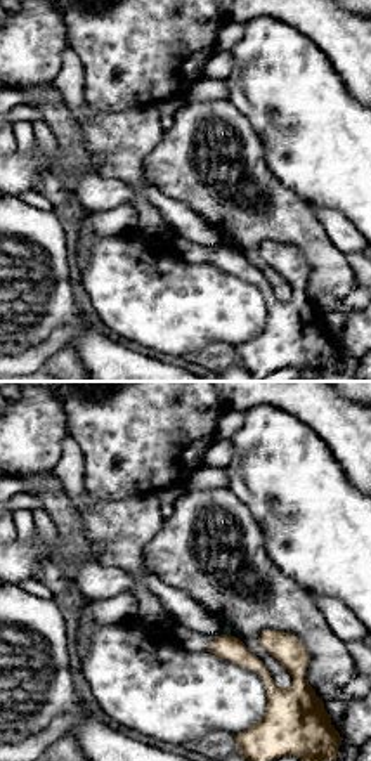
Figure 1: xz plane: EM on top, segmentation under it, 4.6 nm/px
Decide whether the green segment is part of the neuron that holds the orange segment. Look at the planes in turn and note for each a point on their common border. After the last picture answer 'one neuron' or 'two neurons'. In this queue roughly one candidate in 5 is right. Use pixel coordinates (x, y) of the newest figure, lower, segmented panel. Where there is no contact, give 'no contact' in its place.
(227, 635)

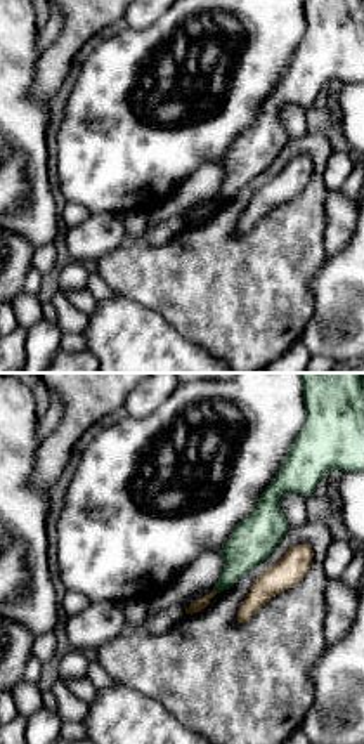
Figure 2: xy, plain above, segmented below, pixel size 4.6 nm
(215, 592)

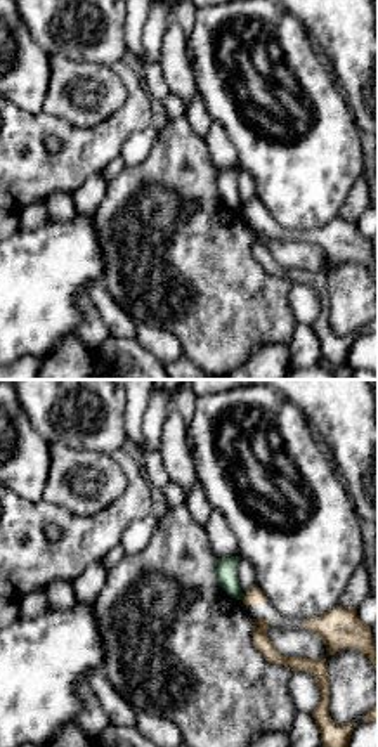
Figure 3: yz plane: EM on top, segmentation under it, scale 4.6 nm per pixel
(245, 597)

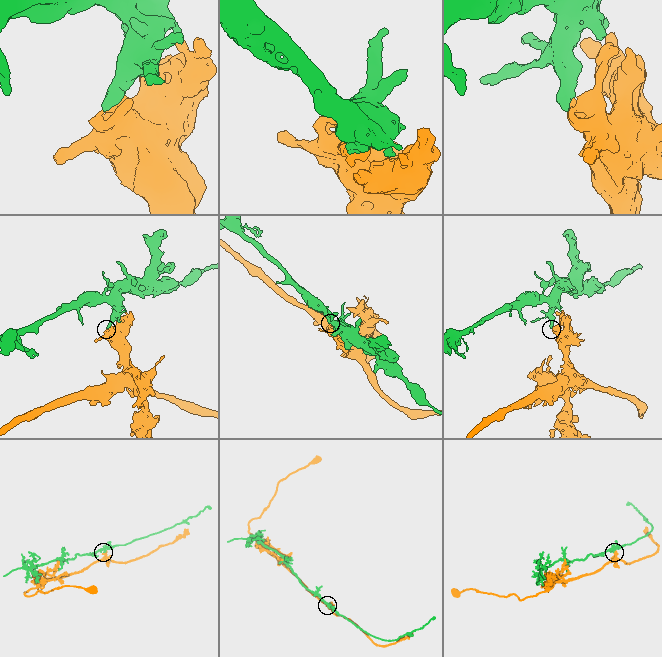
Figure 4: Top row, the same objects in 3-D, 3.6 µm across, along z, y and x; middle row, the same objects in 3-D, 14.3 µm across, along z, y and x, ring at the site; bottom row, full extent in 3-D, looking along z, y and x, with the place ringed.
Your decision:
two neurons

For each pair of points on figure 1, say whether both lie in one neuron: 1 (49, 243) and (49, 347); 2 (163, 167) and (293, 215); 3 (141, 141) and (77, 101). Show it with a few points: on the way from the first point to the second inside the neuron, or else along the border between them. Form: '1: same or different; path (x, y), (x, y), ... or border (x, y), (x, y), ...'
1: different; border (71, 328), (59, 326), (42, 344), (18, 352)
2: same; path (196, 184), (221, 207), (260, 215)
3: same; path (123, 136), (103, 136), (85, 118)

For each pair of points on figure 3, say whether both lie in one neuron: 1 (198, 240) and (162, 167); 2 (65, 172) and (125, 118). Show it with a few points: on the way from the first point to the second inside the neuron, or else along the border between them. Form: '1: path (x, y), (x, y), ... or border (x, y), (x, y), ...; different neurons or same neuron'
1: path (198, 219), (203, 210), (202, 198), (182, 188); same neuron
2: path (80, 156), (110, 134); same neuron

